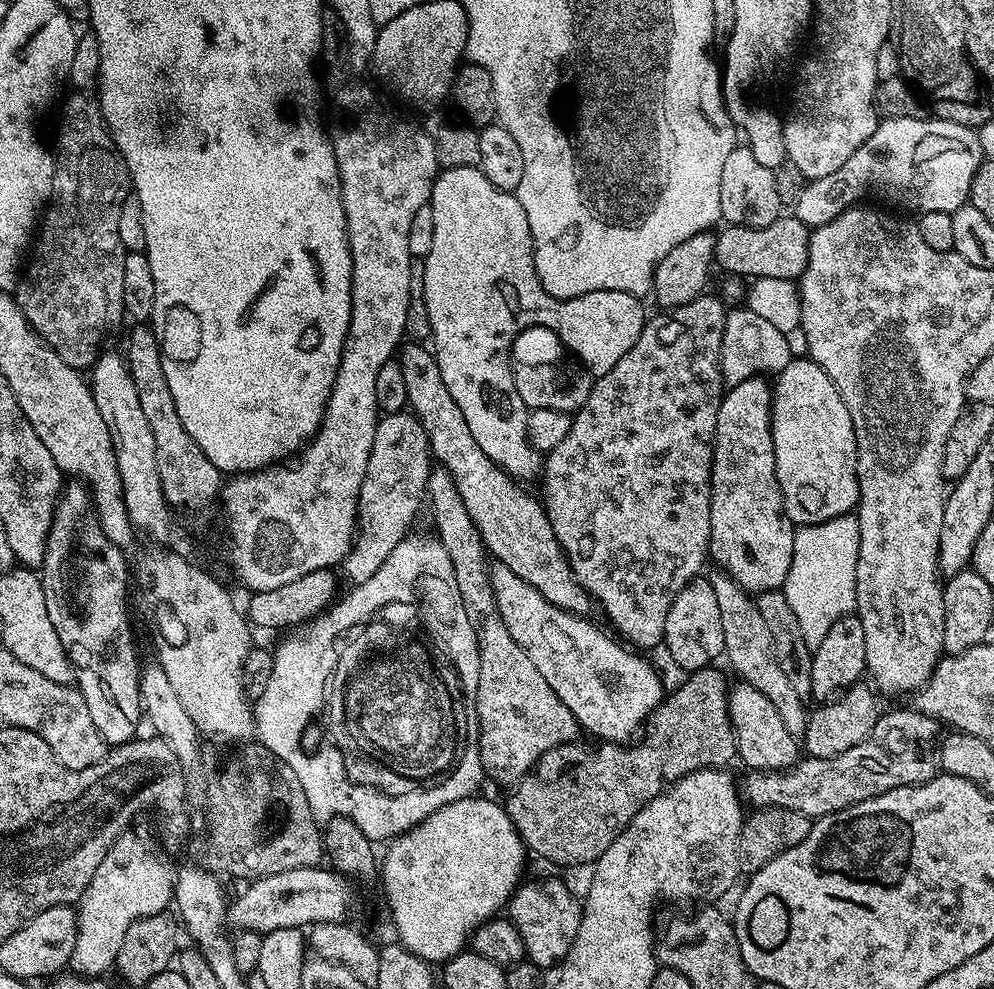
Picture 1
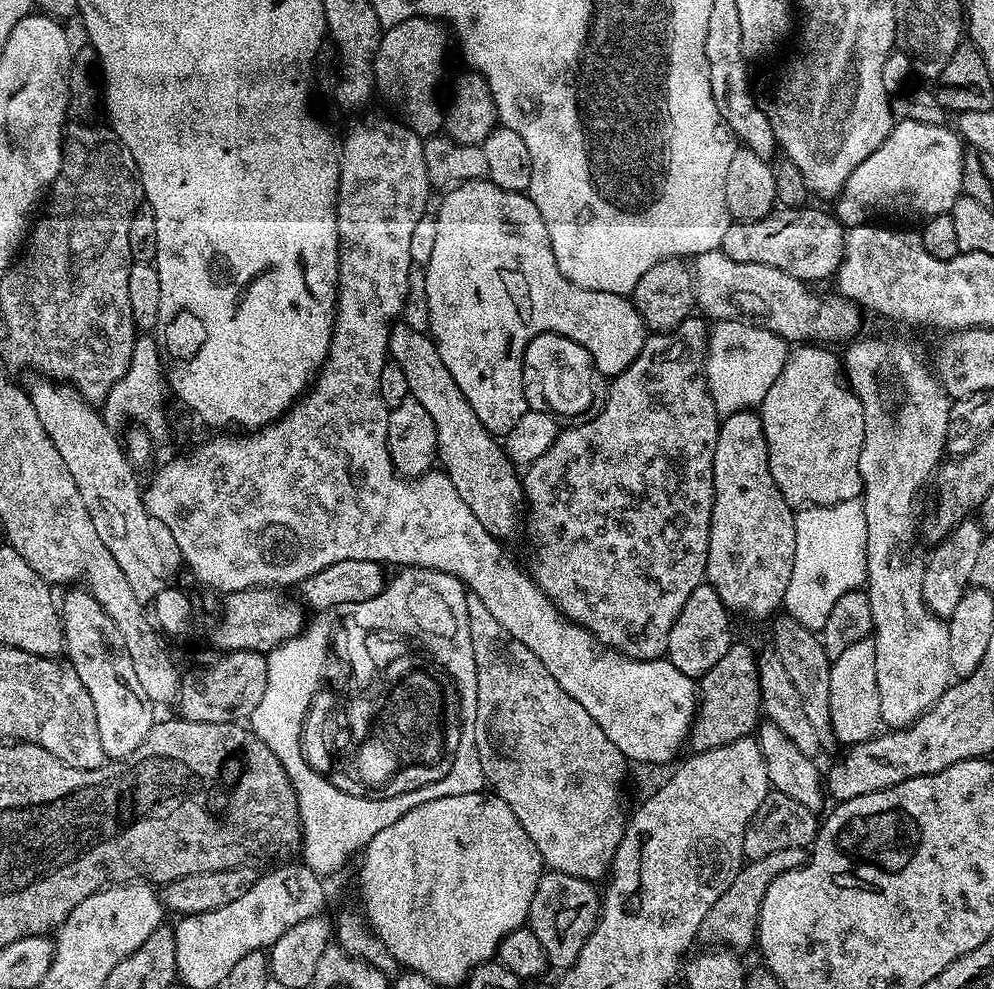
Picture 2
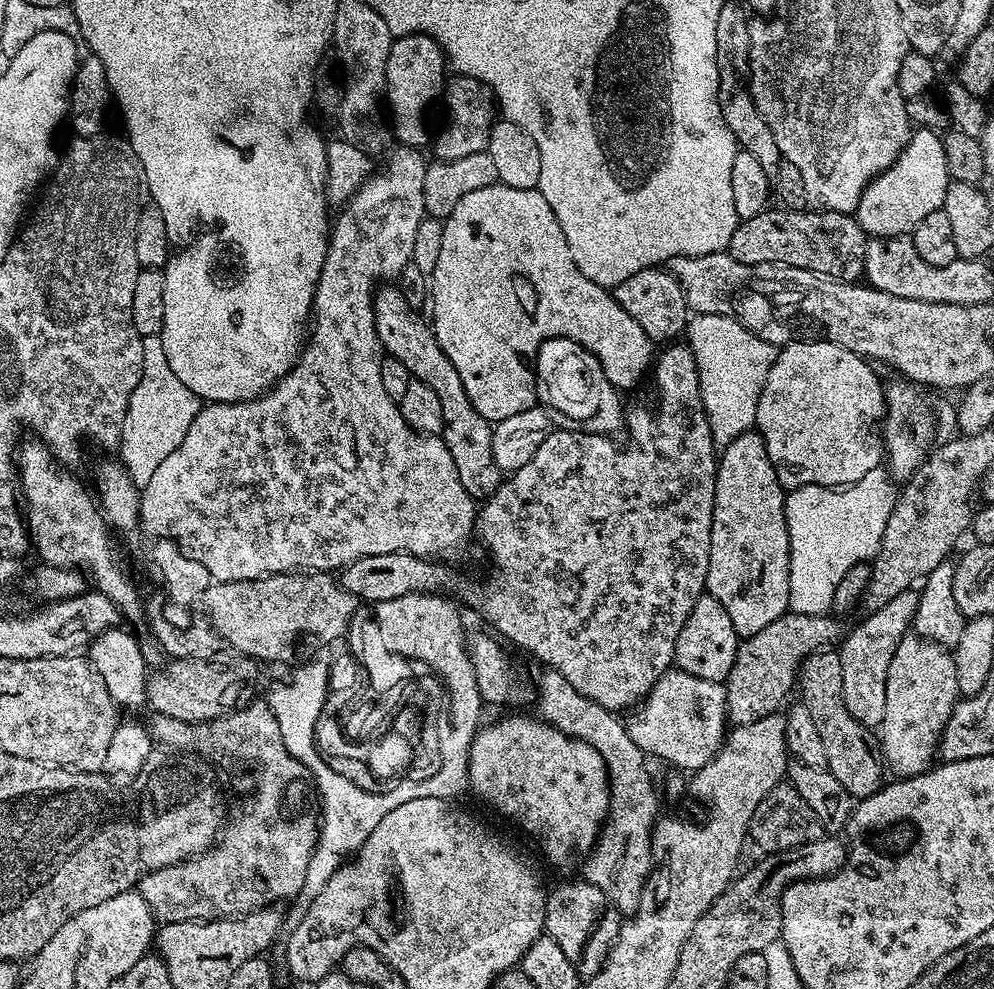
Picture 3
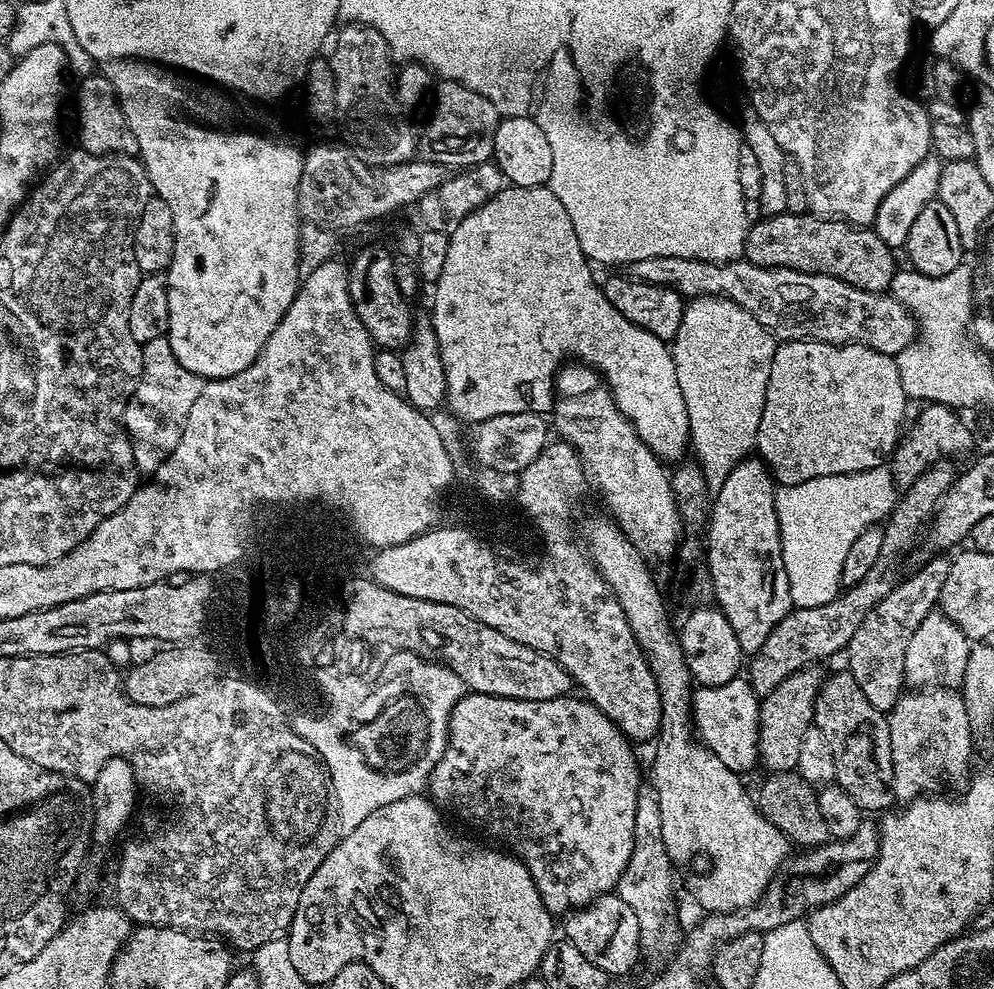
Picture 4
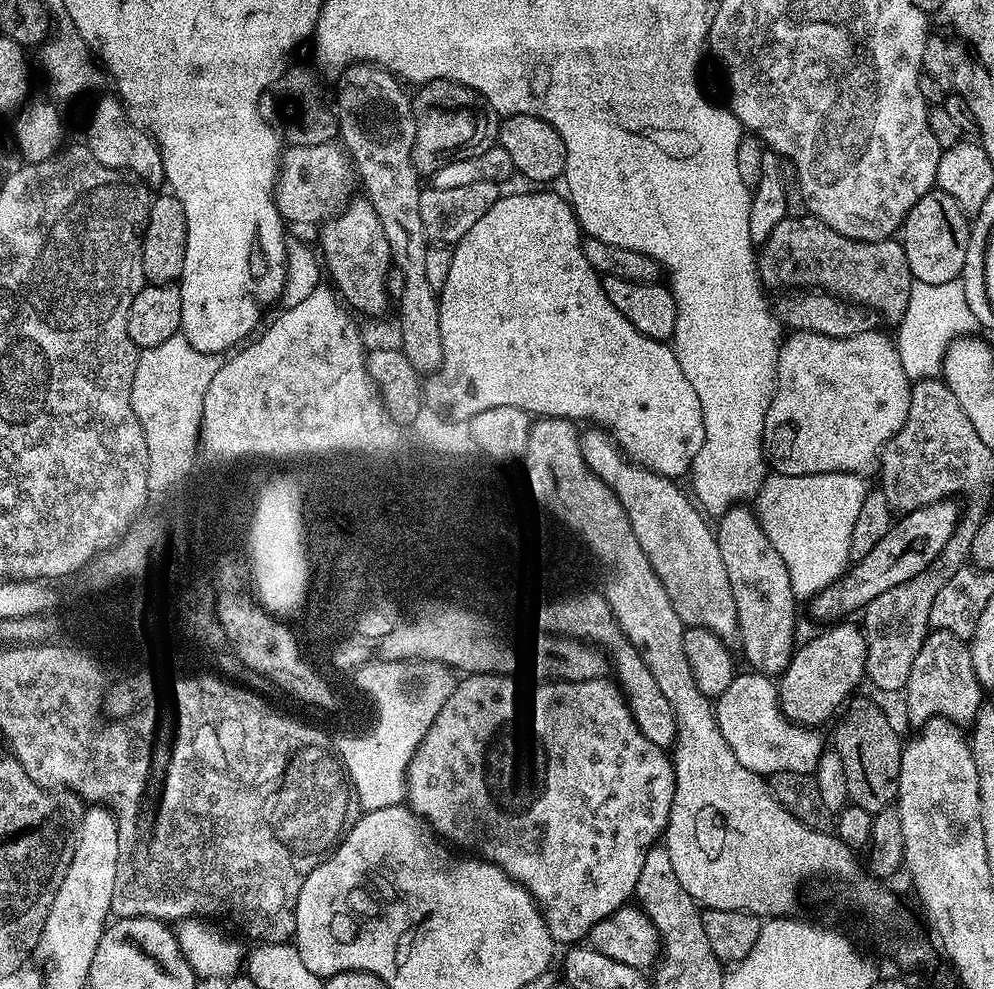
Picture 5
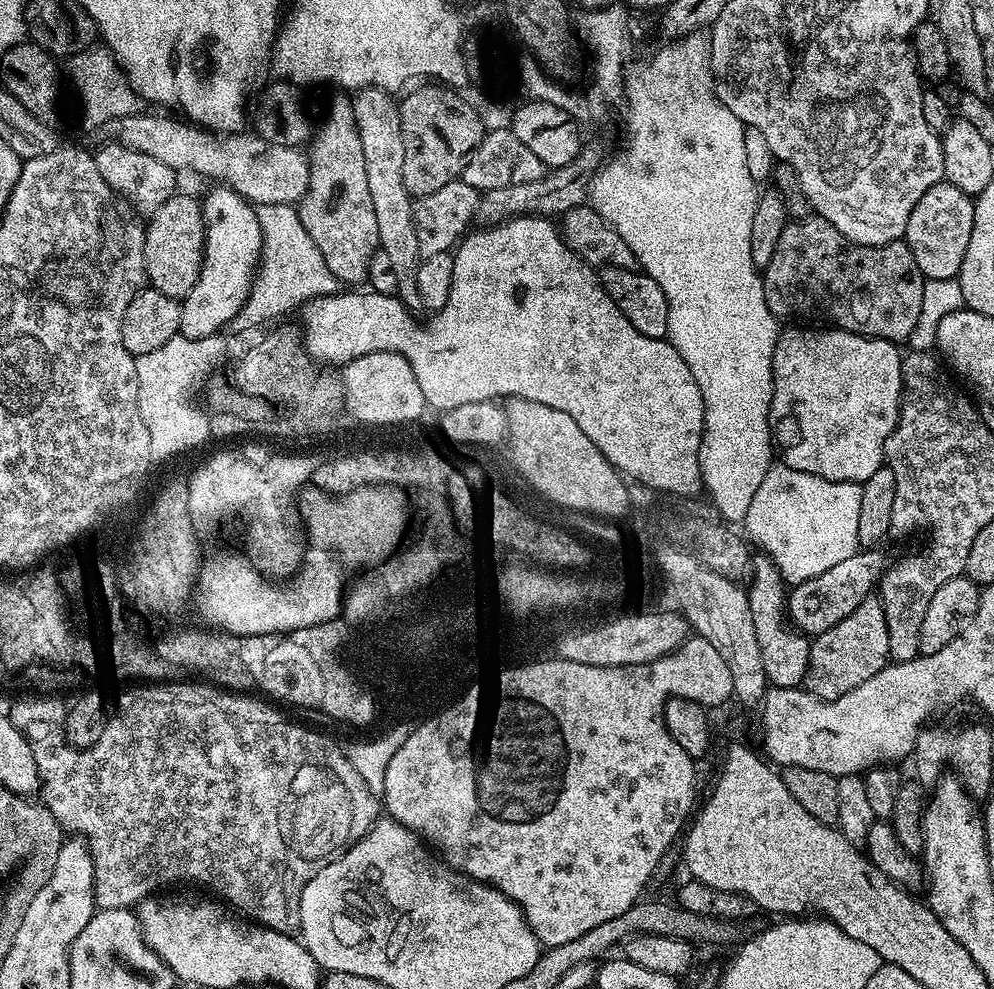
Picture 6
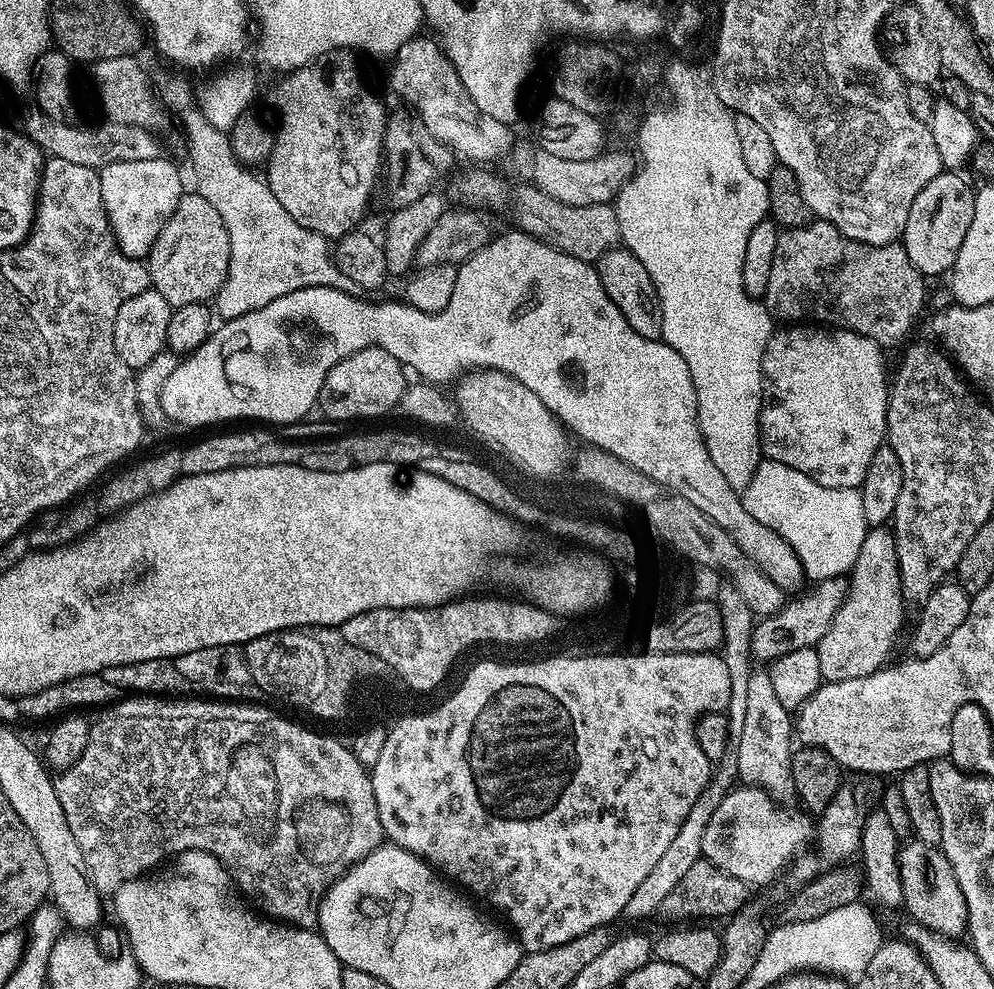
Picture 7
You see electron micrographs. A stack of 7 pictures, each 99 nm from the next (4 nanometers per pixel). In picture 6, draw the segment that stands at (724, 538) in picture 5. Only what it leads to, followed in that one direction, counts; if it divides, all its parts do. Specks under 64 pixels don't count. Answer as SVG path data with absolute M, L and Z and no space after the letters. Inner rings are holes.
M763 554L751 557L750 579L746 584L750 614L754 614L754 634L758 634L758 650L762 650L762 667L766 670L769 685L774 688L799 688L804 683L804 675L810 662L812 645L809 637L803 632L786 626L786 585L778 566L774 566L771 558Z

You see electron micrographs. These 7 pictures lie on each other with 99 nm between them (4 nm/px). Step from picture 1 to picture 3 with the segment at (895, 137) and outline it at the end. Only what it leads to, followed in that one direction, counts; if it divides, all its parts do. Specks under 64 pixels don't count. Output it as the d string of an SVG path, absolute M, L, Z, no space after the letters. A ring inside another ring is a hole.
M921 128L908 137L908 144L896 161L868 183L854 215L869 238L908 236L926 214L943 209L949 183L943 139L937 133Z

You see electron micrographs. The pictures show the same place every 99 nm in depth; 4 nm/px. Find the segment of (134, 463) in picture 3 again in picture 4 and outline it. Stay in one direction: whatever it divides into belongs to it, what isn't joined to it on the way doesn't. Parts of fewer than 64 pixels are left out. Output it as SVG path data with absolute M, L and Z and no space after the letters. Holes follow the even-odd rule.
M159 336L158 339L152 339L150 343L143 345L143 372L124 411L125 427L134 441L135 464L138 472L151 476L173 453L179 439L182 438L190 409L194 406L195 399L201 394L201 390L204 389L204 385L203 377L194 375L178 362L167 337Z

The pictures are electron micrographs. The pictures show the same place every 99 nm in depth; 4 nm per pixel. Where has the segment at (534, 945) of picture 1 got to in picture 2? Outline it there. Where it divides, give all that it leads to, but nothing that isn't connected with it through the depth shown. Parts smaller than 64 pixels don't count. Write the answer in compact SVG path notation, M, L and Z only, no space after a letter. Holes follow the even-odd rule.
M551 870L545 871L534 890L534 902L530 902L526 926L542 942L546 958L553 969L567 970L578 958L584 944L596 928L600 919L601 893L596 892L597 885L590 880L574 878Z

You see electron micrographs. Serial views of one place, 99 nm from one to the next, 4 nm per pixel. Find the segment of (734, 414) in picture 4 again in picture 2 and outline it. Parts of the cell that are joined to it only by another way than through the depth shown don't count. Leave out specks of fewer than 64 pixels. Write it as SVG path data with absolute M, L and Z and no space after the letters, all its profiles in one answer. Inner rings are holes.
M728 320L728 332L724 332L724 352L708 352L704 360L704 375L708 377L708 388L721 417L759 406L766 398L766 390L774 386L774 378L782 374L789 351L789 341L782 339L777 332L756 328L742 320Z

